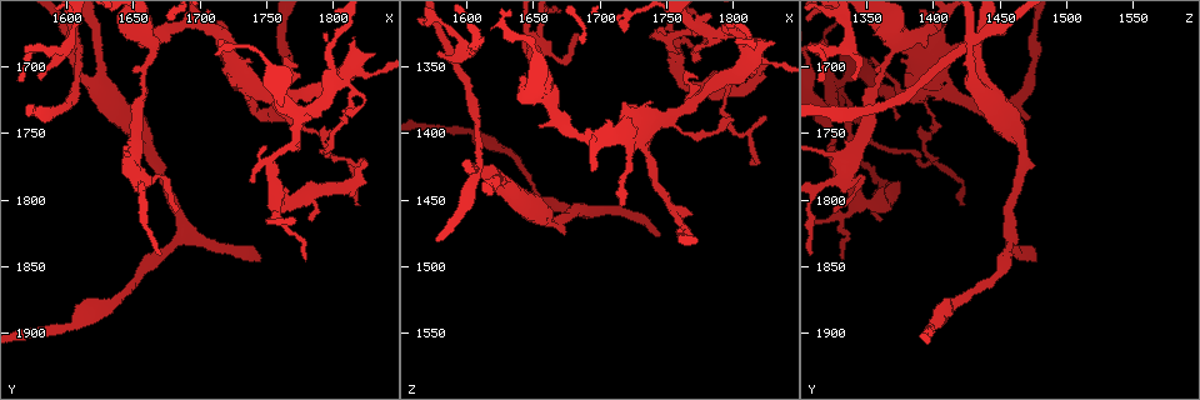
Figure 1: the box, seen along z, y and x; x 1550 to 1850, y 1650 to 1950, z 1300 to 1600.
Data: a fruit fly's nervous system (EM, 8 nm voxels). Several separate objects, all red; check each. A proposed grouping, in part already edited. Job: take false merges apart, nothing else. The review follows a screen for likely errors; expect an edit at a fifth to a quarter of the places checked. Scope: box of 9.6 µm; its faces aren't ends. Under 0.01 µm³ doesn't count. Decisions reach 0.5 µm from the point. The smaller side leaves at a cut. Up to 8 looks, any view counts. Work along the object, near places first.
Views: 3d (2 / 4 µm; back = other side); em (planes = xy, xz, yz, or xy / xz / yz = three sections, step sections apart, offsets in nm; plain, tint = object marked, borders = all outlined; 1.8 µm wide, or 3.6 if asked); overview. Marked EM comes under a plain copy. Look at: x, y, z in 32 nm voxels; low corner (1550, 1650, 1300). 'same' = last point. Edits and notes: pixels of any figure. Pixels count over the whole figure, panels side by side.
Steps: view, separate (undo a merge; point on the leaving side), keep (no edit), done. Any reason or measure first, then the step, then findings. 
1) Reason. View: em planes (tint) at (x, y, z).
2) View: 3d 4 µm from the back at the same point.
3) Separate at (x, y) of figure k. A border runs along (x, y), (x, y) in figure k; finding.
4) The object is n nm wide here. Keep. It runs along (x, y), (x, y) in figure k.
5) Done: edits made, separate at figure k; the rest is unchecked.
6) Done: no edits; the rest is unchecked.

Branch point. View: em planes (tint) at (1756, 1730, 1460).

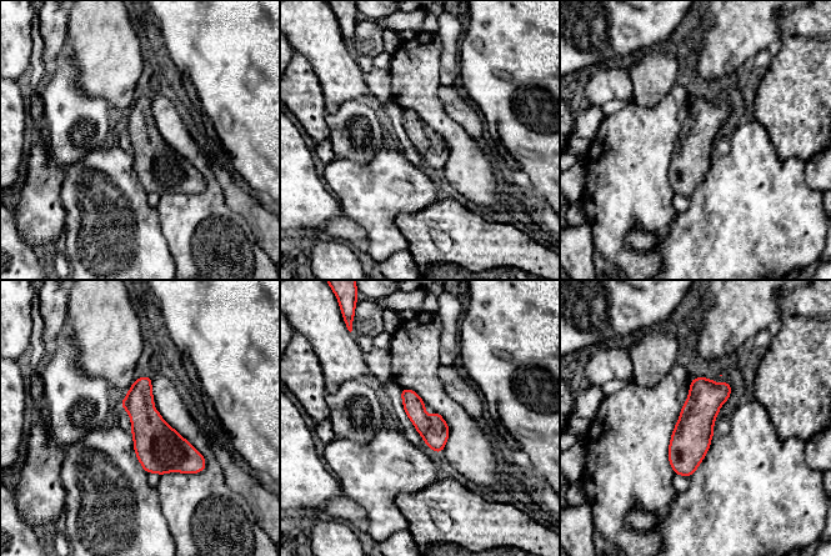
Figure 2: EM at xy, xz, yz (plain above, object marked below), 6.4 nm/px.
The object is 180 nm wide here. Keep. One cell here.

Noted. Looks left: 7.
Four or more arms meet. View: 3d 4 µm at (1604, 1688, 1428).

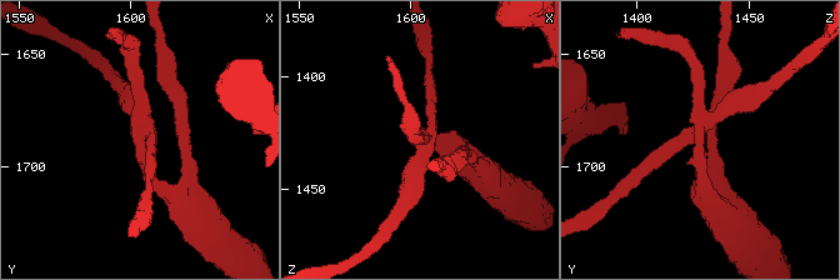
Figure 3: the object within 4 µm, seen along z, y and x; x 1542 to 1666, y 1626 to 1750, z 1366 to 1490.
Now the EM. View: em planes (tint) at (1606, 1688, 1428).

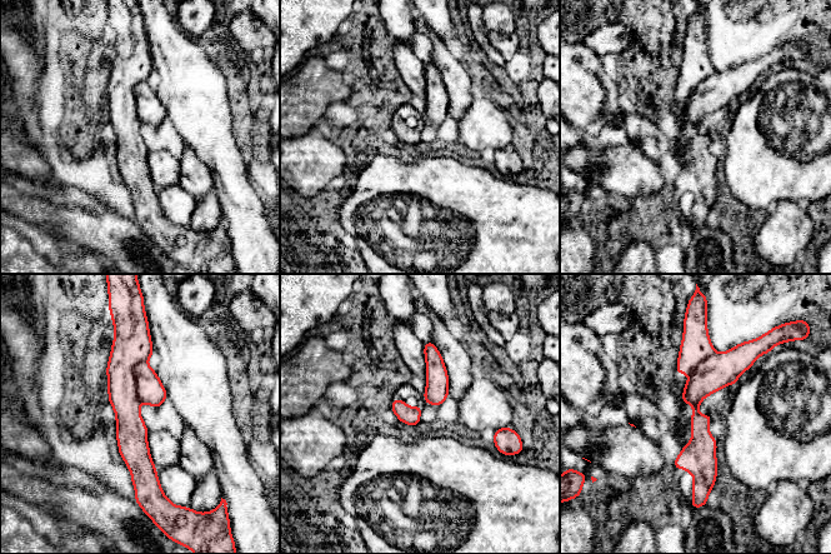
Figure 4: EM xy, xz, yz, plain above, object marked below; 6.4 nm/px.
4 arms meet here. Separate at (149, 388) of figure 4. A border runs along (146, 360), (135, 368), (140, 403) in figure 4; a second cell is stuck on.

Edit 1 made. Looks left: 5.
View: overview.

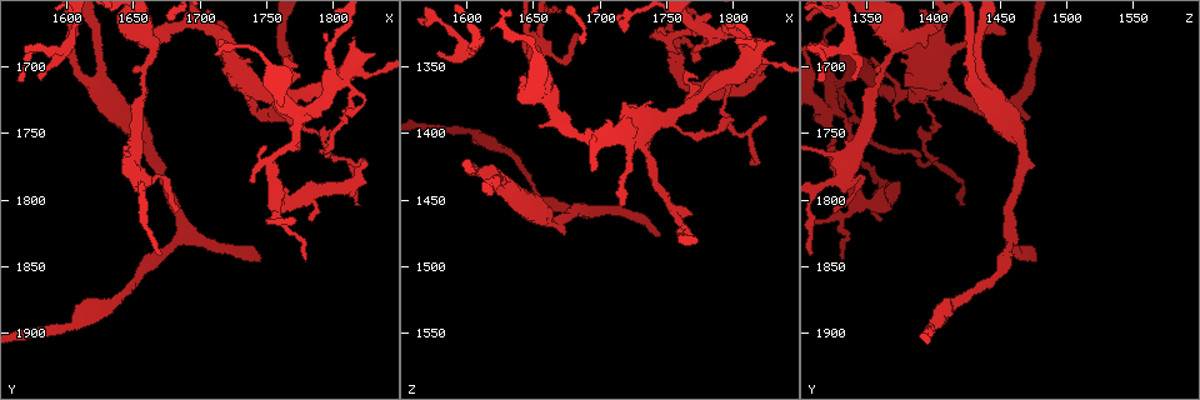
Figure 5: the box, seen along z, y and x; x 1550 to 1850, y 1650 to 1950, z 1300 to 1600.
Branch point. View: 3d 2 µm at (1688, 1820, 1460).

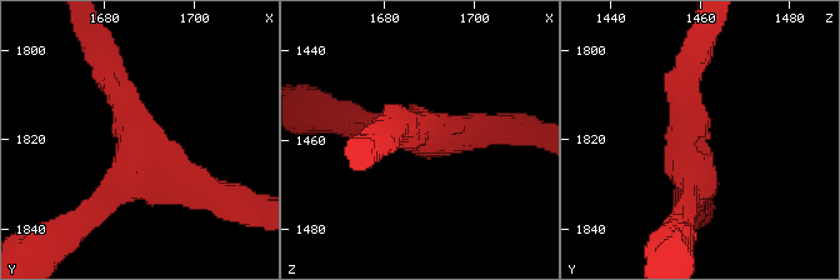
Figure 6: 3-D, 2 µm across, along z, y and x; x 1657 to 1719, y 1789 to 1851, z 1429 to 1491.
View: em xz step 8 (tint) at (1685, 1820, 1458).

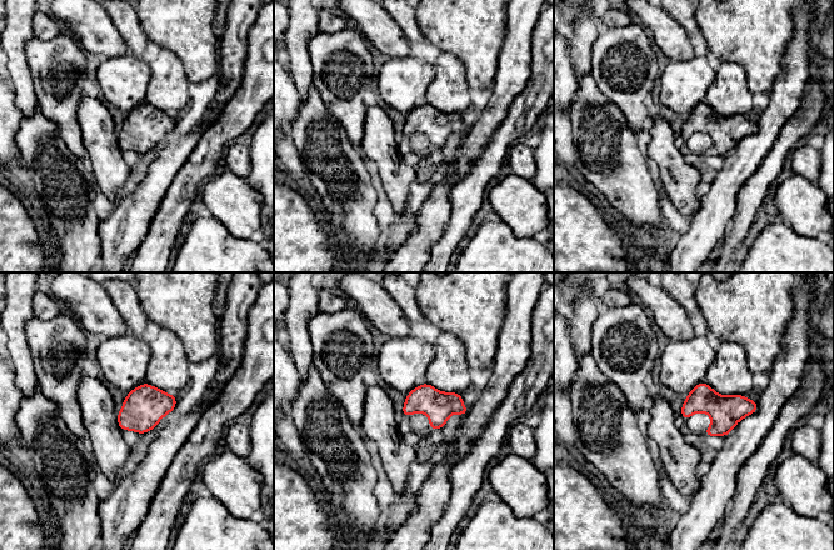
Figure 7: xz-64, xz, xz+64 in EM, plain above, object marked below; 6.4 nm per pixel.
Keep. All the same cell.

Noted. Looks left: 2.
Done: edits made, separate at figure 4; the rest is unchecked.

